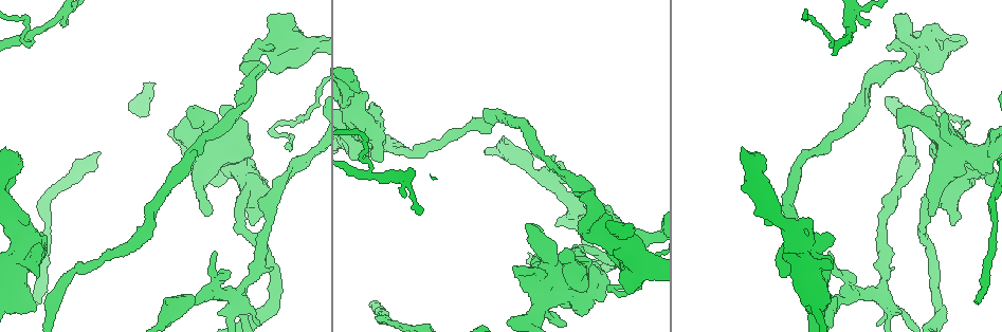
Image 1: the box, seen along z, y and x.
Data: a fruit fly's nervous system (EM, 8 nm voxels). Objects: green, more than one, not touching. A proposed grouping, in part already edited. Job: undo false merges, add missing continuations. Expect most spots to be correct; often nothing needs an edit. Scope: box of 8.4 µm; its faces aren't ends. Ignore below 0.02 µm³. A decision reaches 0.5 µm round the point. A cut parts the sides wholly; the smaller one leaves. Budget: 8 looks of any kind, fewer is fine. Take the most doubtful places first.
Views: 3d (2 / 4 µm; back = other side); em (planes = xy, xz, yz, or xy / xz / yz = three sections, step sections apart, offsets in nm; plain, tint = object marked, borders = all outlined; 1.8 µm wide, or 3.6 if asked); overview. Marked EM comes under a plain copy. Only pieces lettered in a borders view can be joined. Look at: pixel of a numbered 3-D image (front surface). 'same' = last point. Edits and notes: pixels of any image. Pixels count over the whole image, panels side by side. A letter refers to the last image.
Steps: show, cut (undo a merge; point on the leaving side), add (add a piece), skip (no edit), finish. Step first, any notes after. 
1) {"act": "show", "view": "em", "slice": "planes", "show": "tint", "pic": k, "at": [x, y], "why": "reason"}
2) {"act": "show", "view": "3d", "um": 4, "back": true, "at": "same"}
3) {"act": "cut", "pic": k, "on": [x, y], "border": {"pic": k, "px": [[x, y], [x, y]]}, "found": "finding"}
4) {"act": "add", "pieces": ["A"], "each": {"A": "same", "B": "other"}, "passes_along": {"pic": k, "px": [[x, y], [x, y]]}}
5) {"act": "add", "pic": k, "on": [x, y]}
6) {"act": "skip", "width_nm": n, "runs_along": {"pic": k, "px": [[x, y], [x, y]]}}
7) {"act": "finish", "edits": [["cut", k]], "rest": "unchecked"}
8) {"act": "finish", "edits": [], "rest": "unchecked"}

{"act": "show", "view": "em", "slice": "xz", "step": 8, "show": "borders", "pic": 1, "at": [371, 302], "why": "long arm stops here"}

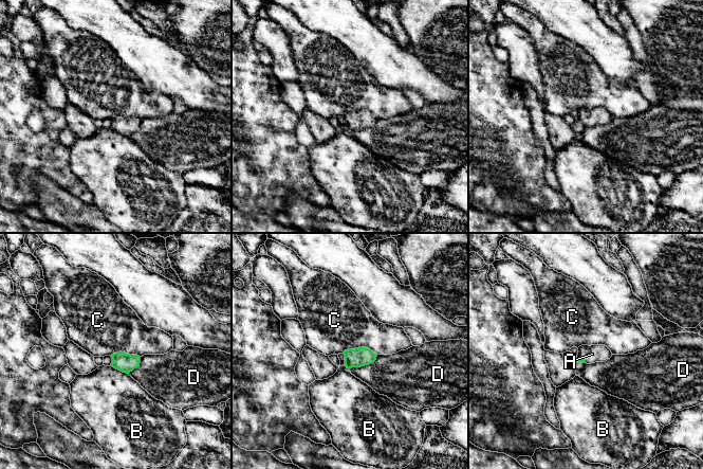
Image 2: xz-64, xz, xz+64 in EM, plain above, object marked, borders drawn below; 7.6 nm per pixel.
{"act": "show", "view": "em", "slice": "planes", "show": "borders", "at": "same"}

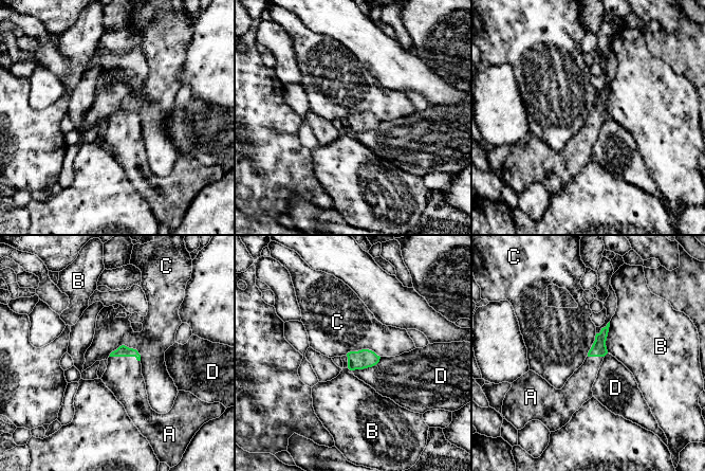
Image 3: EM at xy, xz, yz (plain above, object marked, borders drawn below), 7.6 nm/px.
{"act": "add", "pieces": ["A"], "each": {"A": "same", "B": "other", "C": "other", "D": "other"}, "passes_along": {"pic": 3, "px": [[123, 350], [125, 356], [123, 377]]}, "found": "the neuron continues"}

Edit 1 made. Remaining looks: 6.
{"act": "show", "view": "3d", "um": 2, "pic": 1, "at": [877, 295], "why": "three arms meet"}

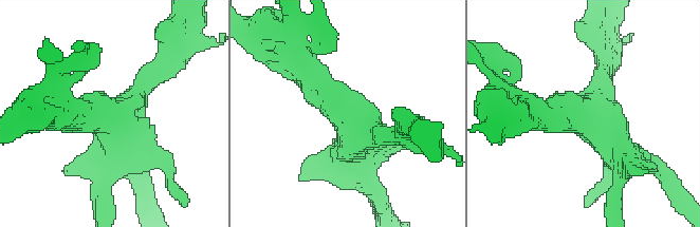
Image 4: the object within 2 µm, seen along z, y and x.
{"act": "show", "view": "em", "slice": "yz", "step": 8, "show": "borders", "pic": 4, "at": [583, 116], "why": "shape alone is not enough"}

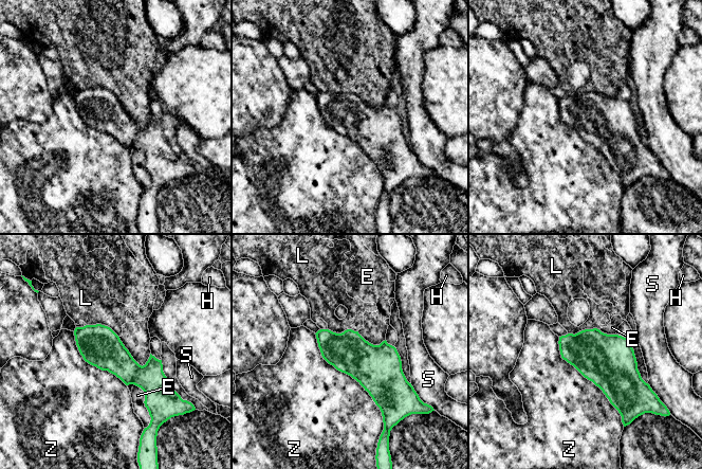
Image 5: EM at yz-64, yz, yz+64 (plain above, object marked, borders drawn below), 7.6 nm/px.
{"act": "show", "view": "em", "slice": "xz", "step": 4, "show": "borders", "at": "same", "why": "cut it another way"}

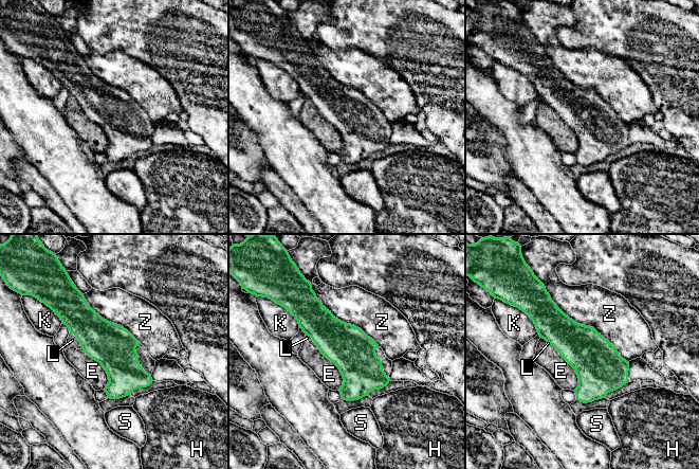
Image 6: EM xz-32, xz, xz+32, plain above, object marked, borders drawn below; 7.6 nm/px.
{"act": "skip", "width_nm": 320, "each": {"E": "other", "H": "other", "K": "other", "L": "other", "S": "other", "Z": "other"}, "border": {"pic": 6, "px": [[81, 347], [105, 371], [104, 390]]}, "found": "all the same neuron"}

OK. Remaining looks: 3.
{"act": "show", "view": "em", "slice": "xz", "step": 8, "show": "tint", "pic": 1, "at": [930, 216], "why": "branch stops here"}

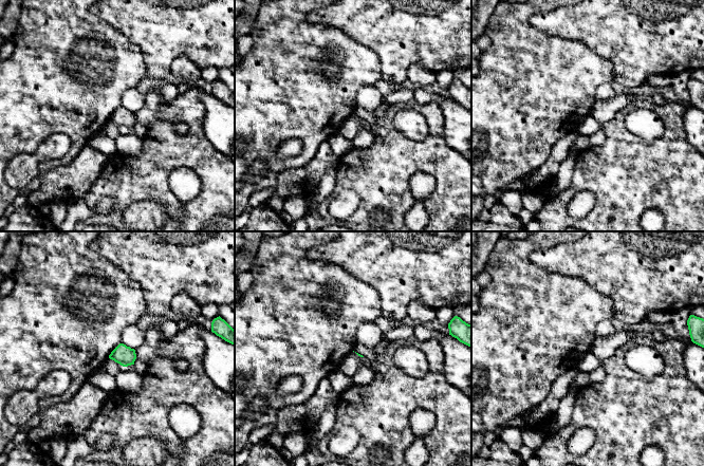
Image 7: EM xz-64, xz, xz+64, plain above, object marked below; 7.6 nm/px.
{"act": "show", "view": "em", "slice": "planes", "show": "borders", "at": "same"}

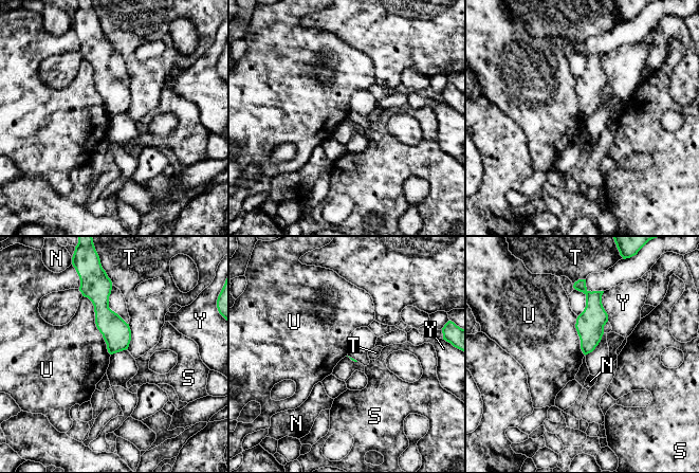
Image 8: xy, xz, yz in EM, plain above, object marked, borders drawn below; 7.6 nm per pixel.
{"act": "skip", "each": {"N": "other", "S": "other", "T": "other", "U": "other", "Y": "other"}, "border": {"pic": 8, "px": [[83, 295], [93, 306], [110, 355]]}, "found": "none of them fits"}

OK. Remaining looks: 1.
{"act": "finish", "edits": [["add", 3]], "rest": "unchecked"}

